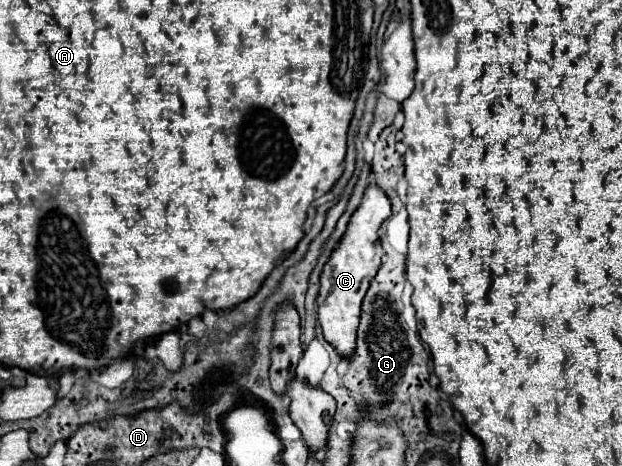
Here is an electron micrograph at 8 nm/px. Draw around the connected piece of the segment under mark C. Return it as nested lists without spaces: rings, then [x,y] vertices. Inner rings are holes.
[[[371,183],[359,207],[349,219],[347,231],[343,233],[339,245],[331,253],[329,261],[323,267],[321,273],[321,291],[317,297],[319,303],[319,323],[323,327],[325,339],[343,355],[351,355],[355,349],[355,337],[357,337],[357,325],[359,325],[359,313],[361,313],[361,301],[369,289],[369,283],[373,275],[377,275],[379,265],[381,265],[381,255],[383,249],[375,249],[379,235],[377,229],[379,225],[391,215],[391,201],[385,195],[385,191],[377,185]]]

